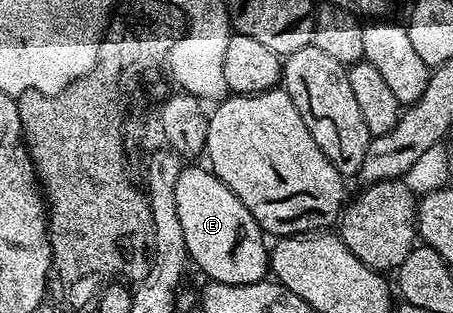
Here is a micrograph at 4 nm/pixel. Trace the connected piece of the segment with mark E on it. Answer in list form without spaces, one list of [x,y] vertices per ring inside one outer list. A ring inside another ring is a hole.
[[[197,164],[182,169],[179,184],[175,184],[175,205],[179,207],[179,220],[183,223],[188,261],[194,262],[210,282],[255,284],[266,281],[271,270],[271,250],[267,242],[265,246],[267,238],[261,226],[212,169],[193,165]]]

